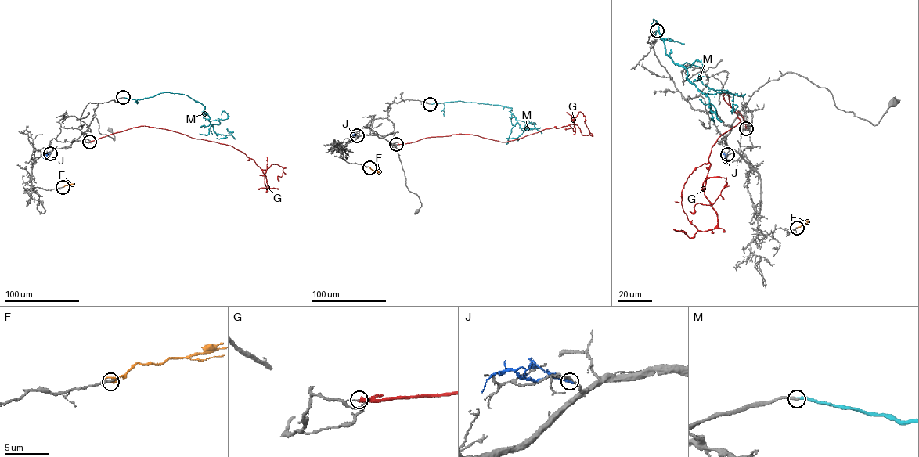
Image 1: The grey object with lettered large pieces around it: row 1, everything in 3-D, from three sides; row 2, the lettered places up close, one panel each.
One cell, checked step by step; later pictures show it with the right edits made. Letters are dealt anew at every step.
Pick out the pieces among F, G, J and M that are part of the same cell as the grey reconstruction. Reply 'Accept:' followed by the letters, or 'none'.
Accept: M

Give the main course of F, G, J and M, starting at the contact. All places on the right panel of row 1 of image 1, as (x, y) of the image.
F: (797, 228), (808, 221)
G: (746, 128), (724, 93), (740, 121), (711, 147), (704, 189), (717, 224), (701, 231), (681, 192), (710, 163)
J: (727, 154), (725, 161), (729, 164)
M: (657, 30), (653, 35), (654, 19), (666, 53), (686, 70), (687, 78), (727, 90), (733, 95), (732, 109)

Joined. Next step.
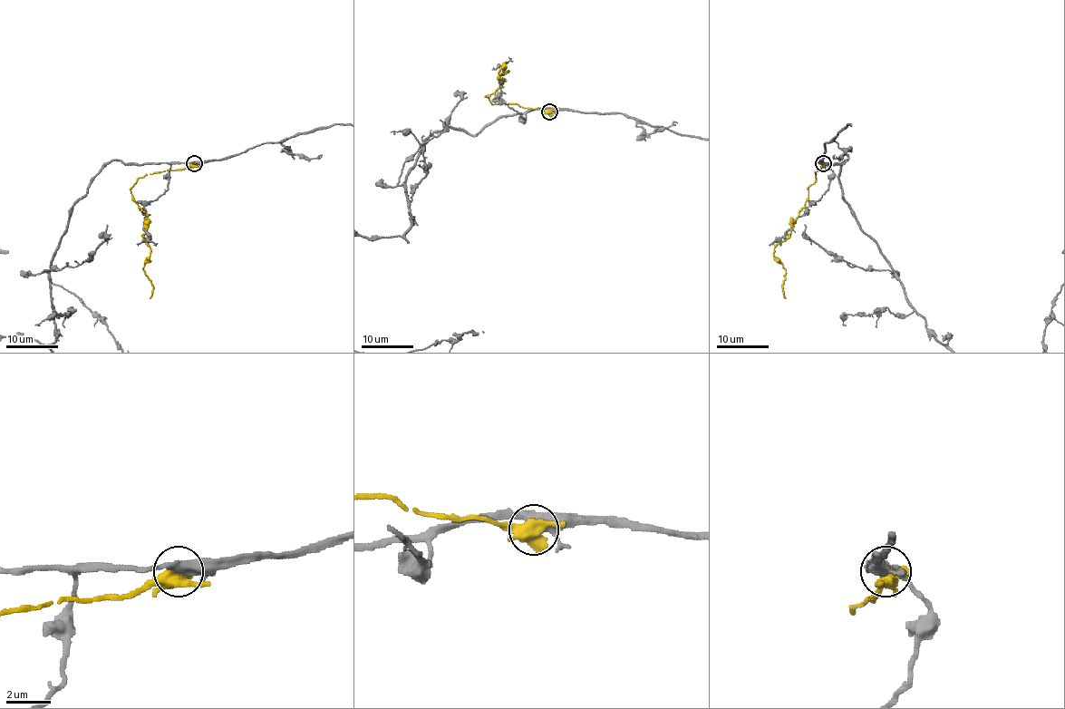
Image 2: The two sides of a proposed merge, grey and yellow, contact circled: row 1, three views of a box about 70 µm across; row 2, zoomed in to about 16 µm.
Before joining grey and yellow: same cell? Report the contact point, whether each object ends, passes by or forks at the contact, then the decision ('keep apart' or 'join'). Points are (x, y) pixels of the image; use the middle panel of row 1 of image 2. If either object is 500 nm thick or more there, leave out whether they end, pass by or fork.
place (549, 111); grey forks; yellow forks; keep apart

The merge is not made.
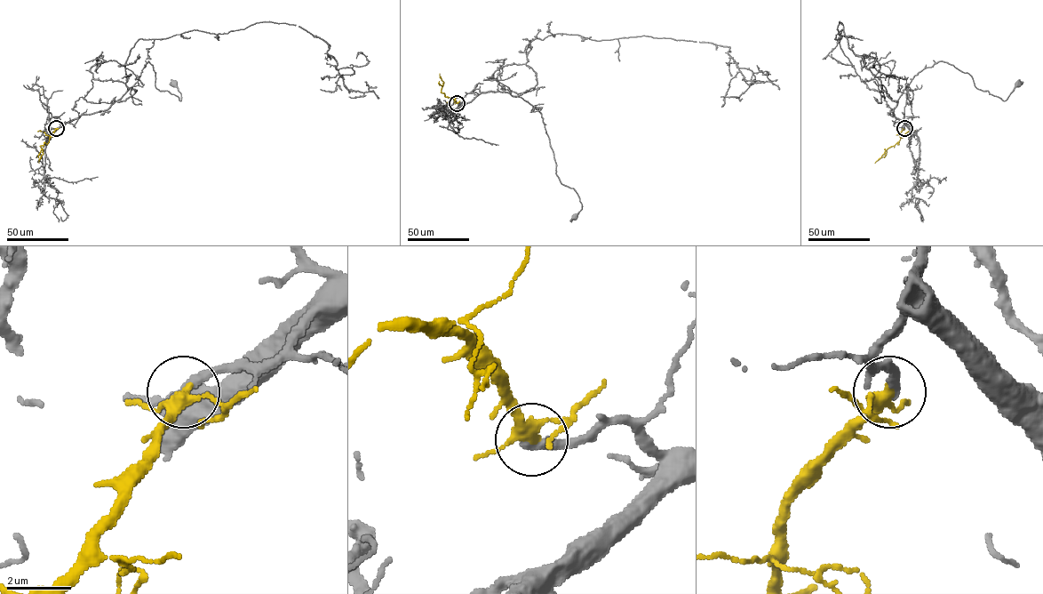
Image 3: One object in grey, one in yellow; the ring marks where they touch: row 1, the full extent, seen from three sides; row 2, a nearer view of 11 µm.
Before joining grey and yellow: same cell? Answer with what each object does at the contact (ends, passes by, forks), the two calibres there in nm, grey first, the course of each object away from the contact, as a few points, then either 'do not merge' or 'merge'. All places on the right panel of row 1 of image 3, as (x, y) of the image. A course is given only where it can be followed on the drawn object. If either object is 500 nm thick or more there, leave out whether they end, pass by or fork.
grey ends there; yellow forks there; 300 nm thick on the grey side, 280 nm on the other; grey runs (904, 128), (893, 114), (899, 97), (915, 76), (938, 61), (967, 73), (977, 89), (1003, 100), (1018, 84); yellow runs (904, 128), (898, 144), (888, 148), (874, 163); merge

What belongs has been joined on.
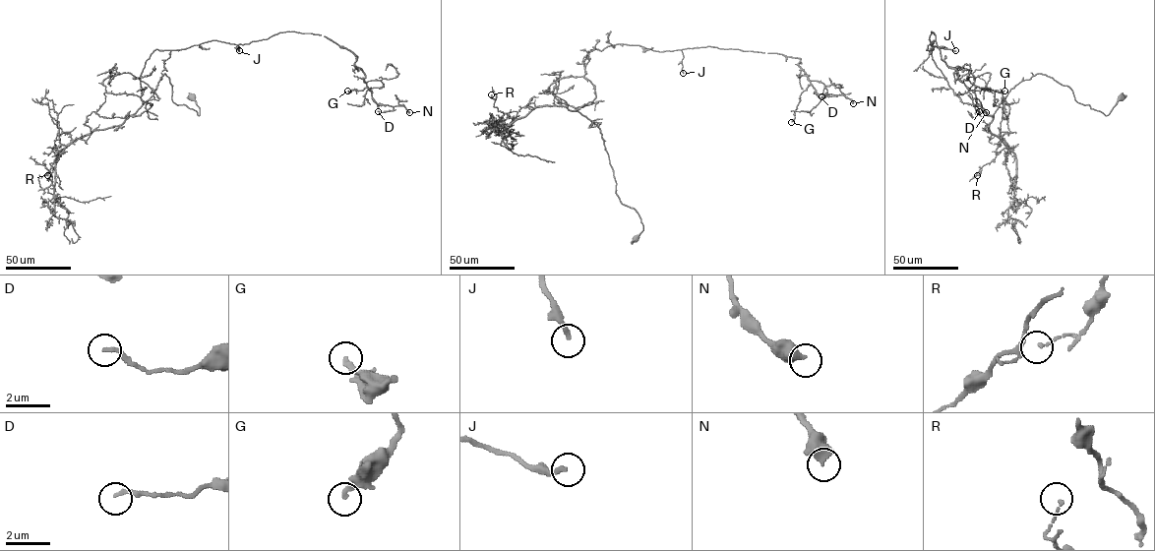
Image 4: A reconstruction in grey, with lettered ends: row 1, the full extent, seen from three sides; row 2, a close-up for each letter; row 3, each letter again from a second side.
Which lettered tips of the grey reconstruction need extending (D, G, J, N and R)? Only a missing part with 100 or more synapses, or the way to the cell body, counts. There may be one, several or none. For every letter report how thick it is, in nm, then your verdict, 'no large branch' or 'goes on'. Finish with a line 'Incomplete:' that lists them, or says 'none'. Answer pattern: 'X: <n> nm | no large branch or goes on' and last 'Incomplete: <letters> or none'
D: 160 nm | no large branch
G: 220 nm | no large branch
J: 200 nm | no large branch
N: 550 nm | no large branch
R: 120 nm | no large branch
Incomplete: none

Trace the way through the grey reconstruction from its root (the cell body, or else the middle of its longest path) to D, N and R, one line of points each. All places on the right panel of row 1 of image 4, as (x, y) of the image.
D: (1121, 96), (1105, 115), (1037, 74), (988, 115), (948, 85), (927, 50), (932, 31), (979, 111)
N: (1121, 96), (1105, 115), (1037, 74), (988, 115), (948, 85), (927, 50), (932, 31), (941, 58), (986, 112)
R: (1121, 96), (1105, 115), (1046, 75), (1022, 81), (994, 114), (988, 129), (1001, 145), (994, 161), (977, 175)

